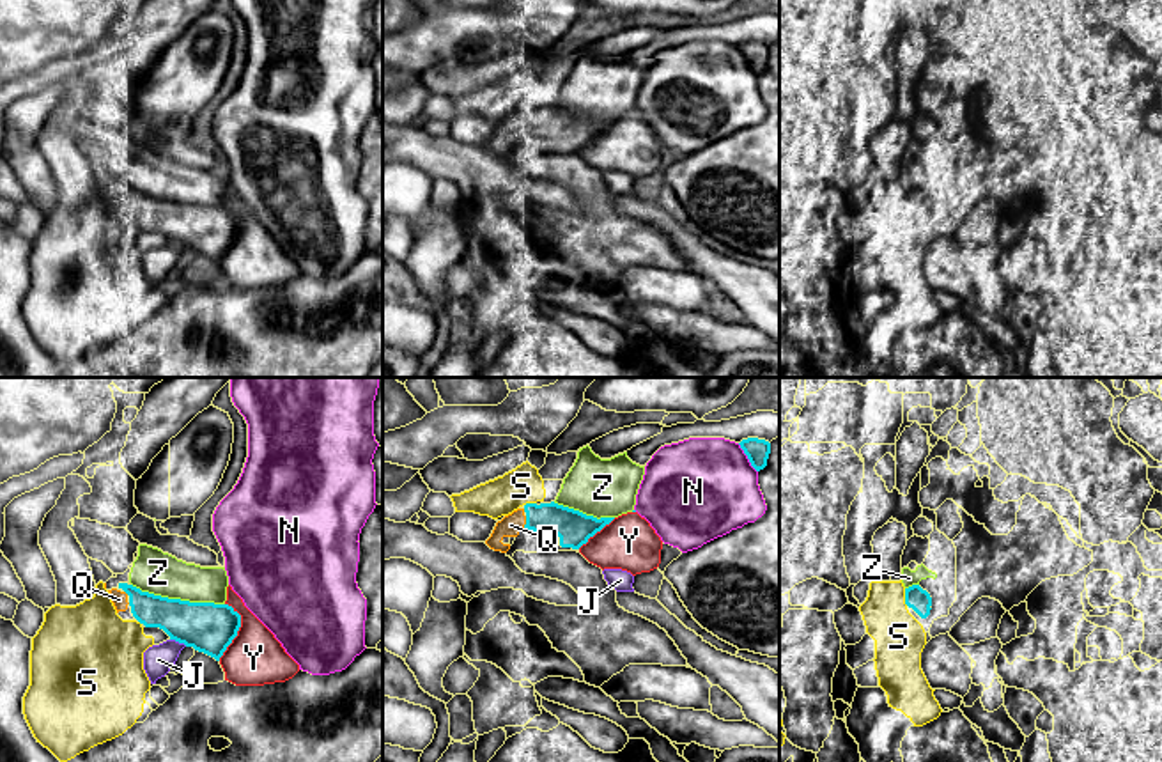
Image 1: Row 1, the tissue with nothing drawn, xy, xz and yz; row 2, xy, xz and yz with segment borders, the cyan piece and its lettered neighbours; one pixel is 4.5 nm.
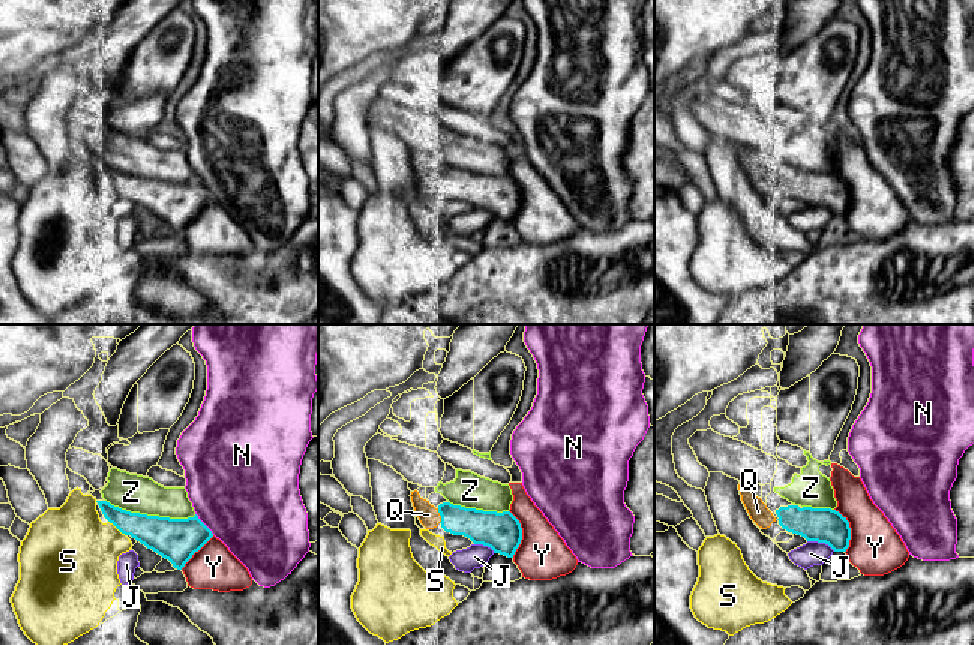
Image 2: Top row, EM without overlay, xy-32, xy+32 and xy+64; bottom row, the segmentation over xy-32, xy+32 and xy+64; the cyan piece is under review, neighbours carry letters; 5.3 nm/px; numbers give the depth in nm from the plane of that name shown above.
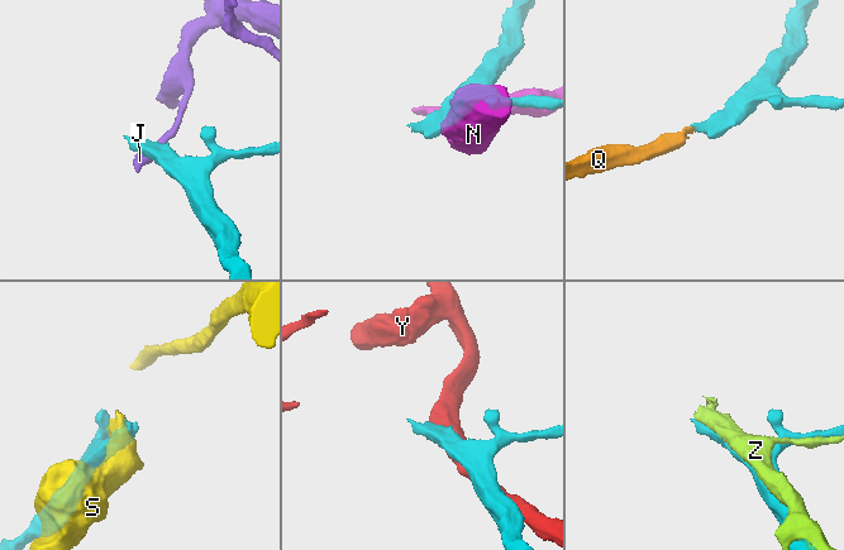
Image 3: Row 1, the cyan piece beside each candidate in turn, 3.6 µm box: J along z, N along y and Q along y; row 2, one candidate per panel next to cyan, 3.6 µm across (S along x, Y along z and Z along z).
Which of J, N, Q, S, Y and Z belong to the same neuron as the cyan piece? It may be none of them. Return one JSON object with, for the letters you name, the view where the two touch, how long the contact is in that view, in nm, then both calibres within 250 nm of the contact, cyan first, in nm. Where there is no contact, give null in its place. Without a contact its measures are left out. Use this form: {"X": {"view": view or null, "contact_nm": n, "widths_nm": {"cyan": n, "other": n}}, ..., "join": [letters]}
{"Q": {"view": "xz", "contact_nm": 60, "widths_nm": {"cyan": 160, "other": 100}}, "join": ["Q"]}

